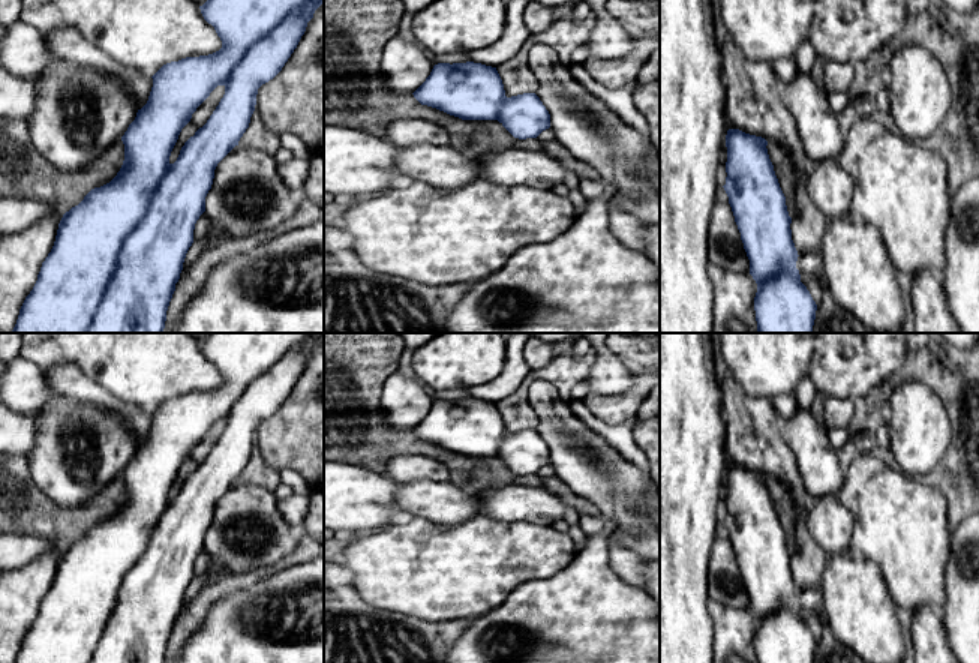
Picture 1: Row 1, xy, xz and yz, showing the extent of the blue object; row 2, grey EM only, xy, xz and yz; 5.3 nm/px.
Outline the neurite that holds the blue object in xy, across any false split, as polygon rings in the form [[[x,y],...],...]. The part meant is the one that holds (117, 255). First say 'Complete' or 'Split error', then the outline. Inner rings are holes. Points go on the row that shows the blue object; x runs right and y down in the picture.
Complete. [[[207,0],[199,6],[222,48],[208,56],[166,63],[151,76],[148,100],[121,136],[124,160],[120,171],[63,214],[54,246],[10,333],[163,332],[175,284],[193,243],[195,224],[205,212],[214,170],[249,128],[258,88],[282,70],[322,3]],[[217,86],[225,87],[223,98],[171,164],[181,129]]]

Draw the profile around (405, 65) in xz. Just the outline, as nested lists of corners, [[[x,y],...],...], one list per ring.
[[[393,36],[382,50],[381,72],[385,87],[396,94],[412,94],[430,75],[435,63],[418,42]]]

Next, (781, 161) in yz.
[[[768,141],[766,148],[769,159],[774,165],[774,171],[778,178],[780,188],[786,196],[789,216],[793,218],[796,214],[795,207],[796,176],[792,158],[787,153],[787,150],[777,142]]]

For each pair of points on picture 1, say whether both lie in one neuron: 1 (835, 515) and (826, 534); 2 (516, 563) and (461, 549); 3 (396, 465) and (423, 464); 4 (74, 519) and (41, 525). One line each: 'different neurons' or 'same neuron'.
1: same neuron
2: same neuron
3: same neuron
4: same neuron

